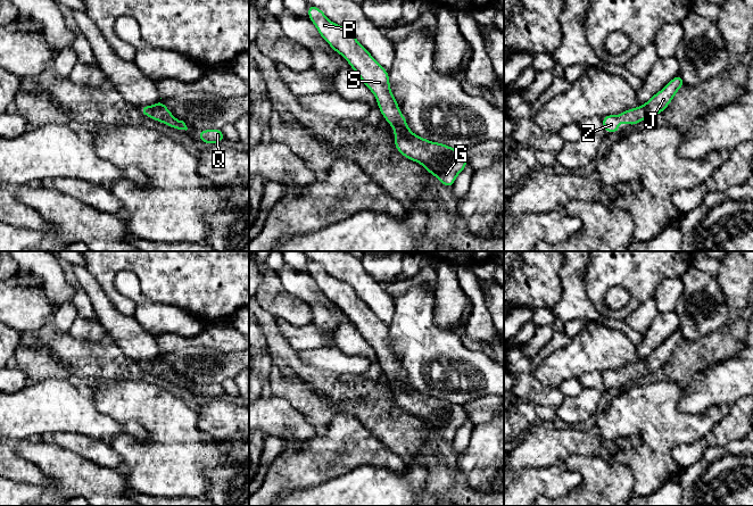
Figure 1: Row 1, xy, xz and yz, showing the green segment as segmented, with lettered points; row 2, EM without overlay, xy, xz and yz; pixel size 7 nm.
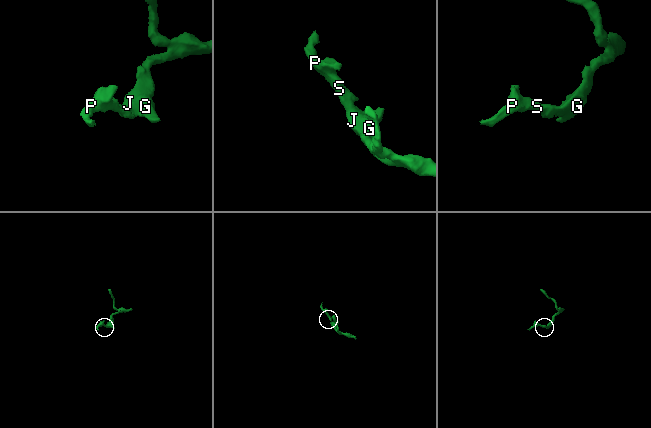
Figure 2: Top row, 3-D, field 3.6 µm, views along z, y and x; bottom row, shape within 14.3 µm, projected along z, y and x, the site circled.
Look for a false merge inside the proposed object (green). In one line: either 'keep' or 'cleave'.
keep

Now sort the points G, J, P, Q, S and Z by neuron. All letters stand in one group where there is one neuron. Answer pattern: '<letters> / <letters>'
G J P Q S Z

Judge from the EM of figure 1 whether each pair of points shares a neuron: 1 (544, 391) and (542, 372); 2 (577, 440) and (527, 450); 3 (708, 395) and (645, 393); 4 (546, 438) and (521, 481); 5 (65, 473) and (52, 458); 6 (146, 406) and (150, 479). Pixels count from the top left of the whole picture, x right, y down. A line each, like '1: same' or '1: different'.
1: different
2: same
3: different
4: different
5: same
6: same

